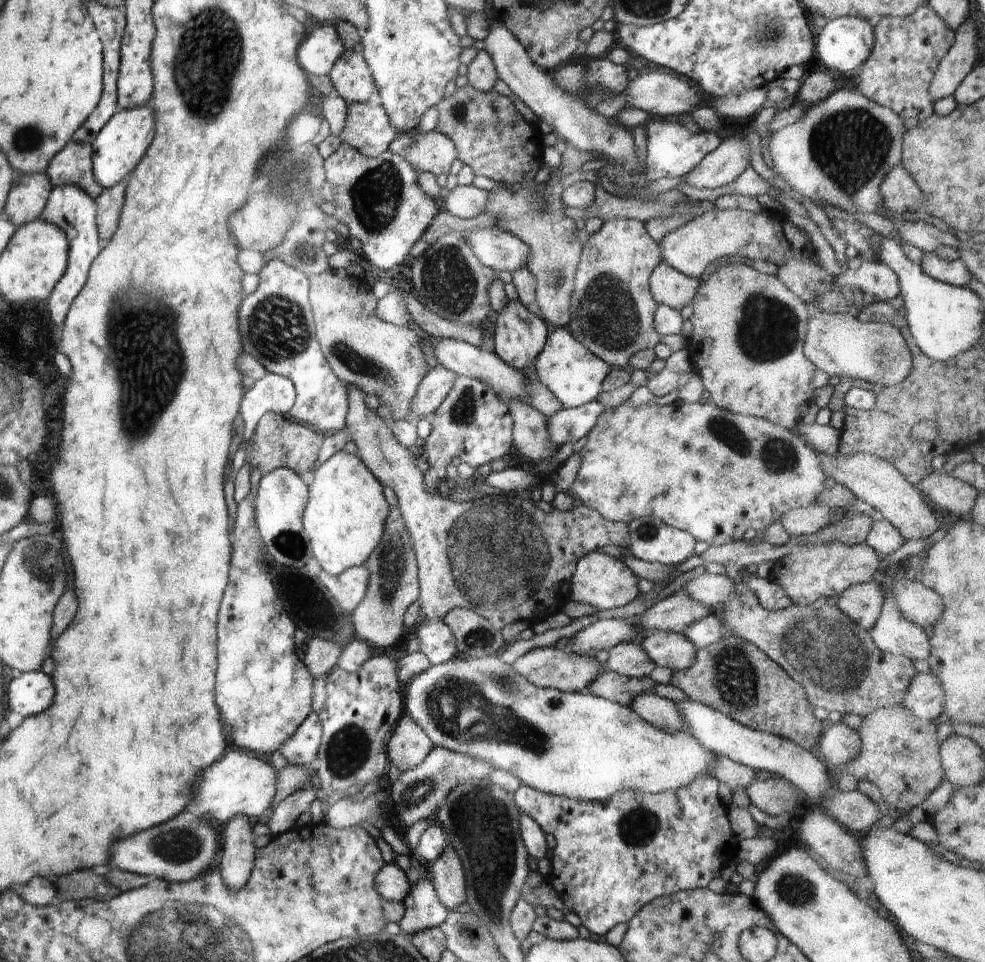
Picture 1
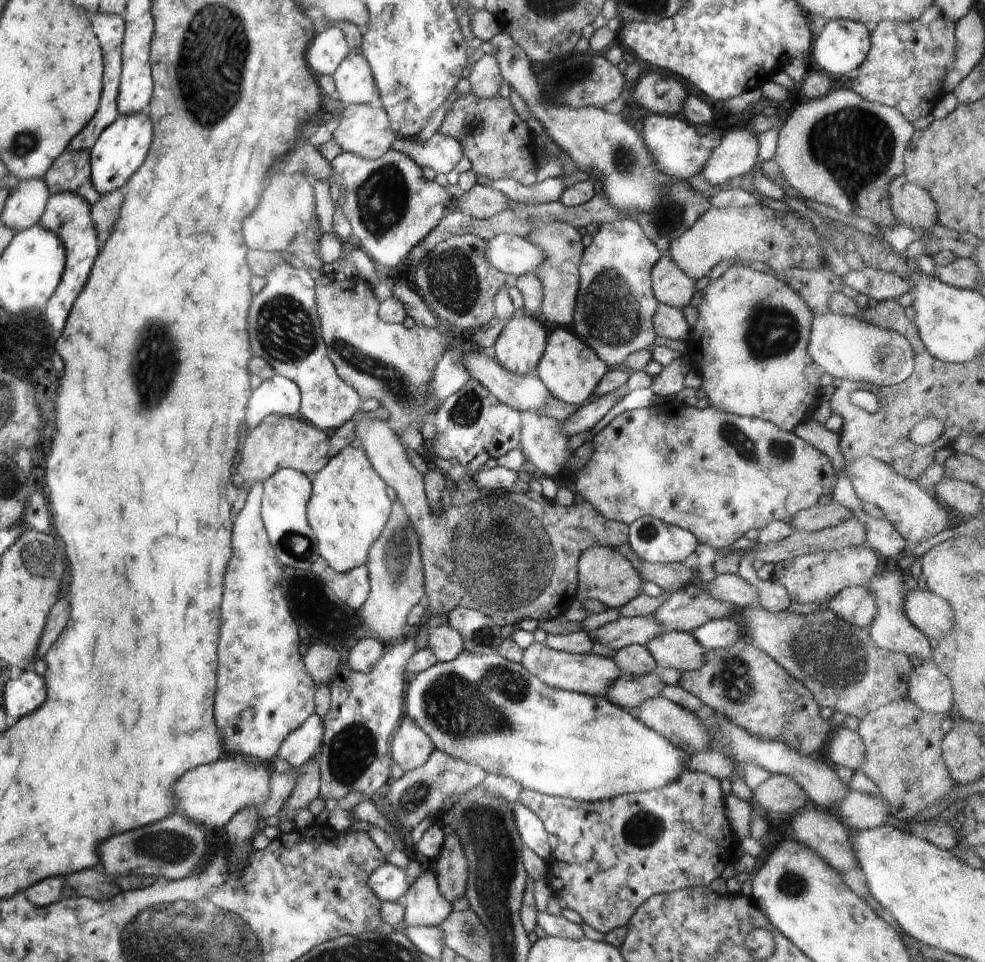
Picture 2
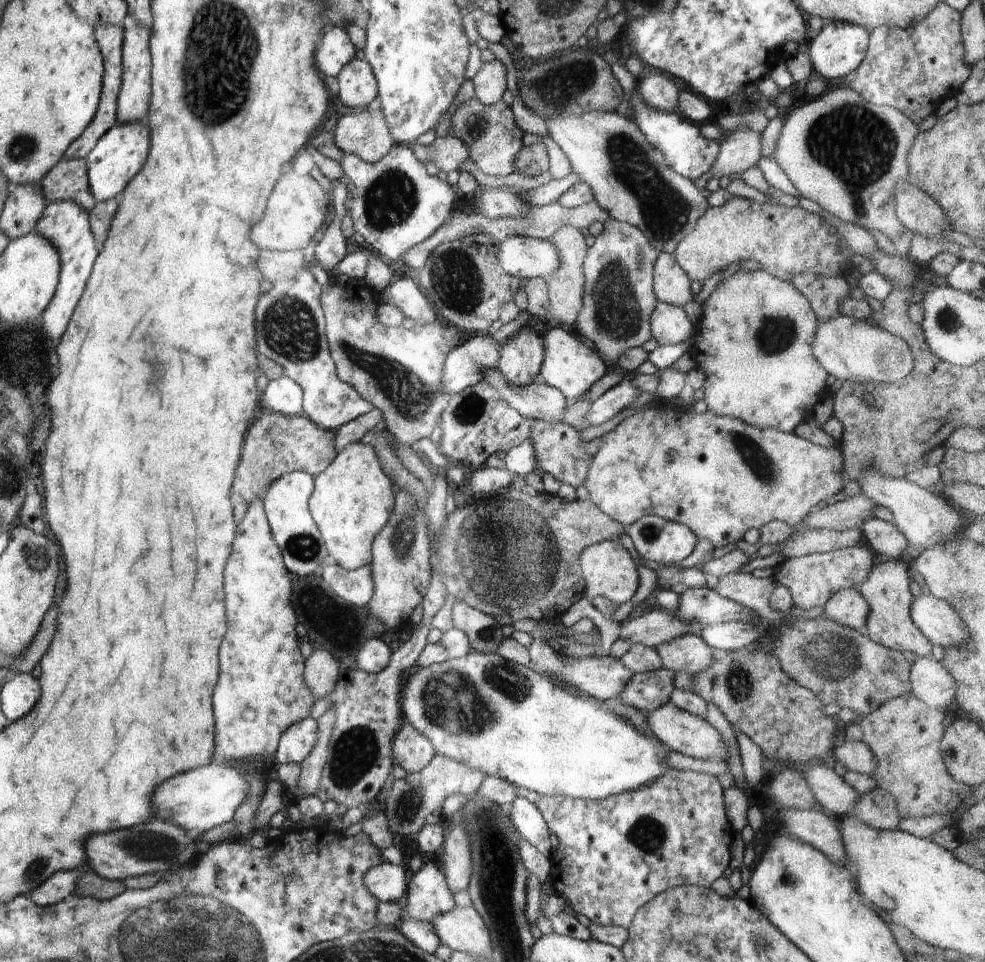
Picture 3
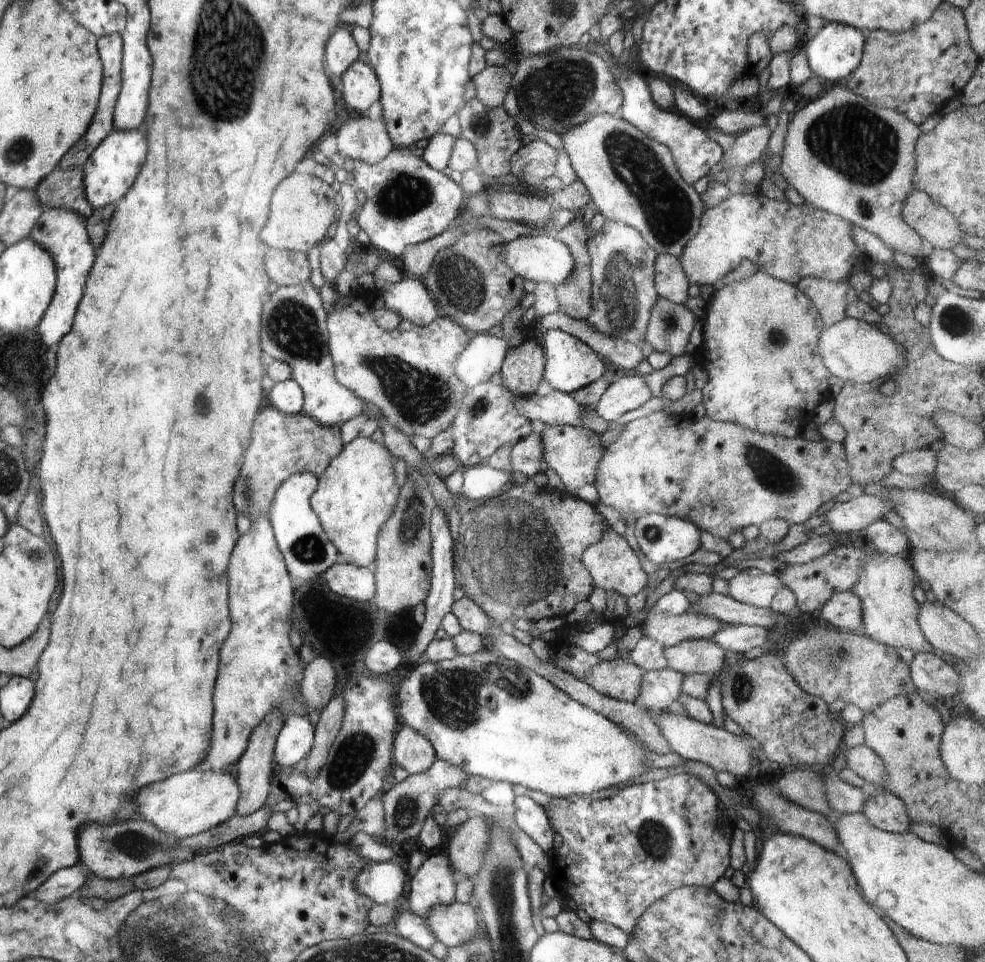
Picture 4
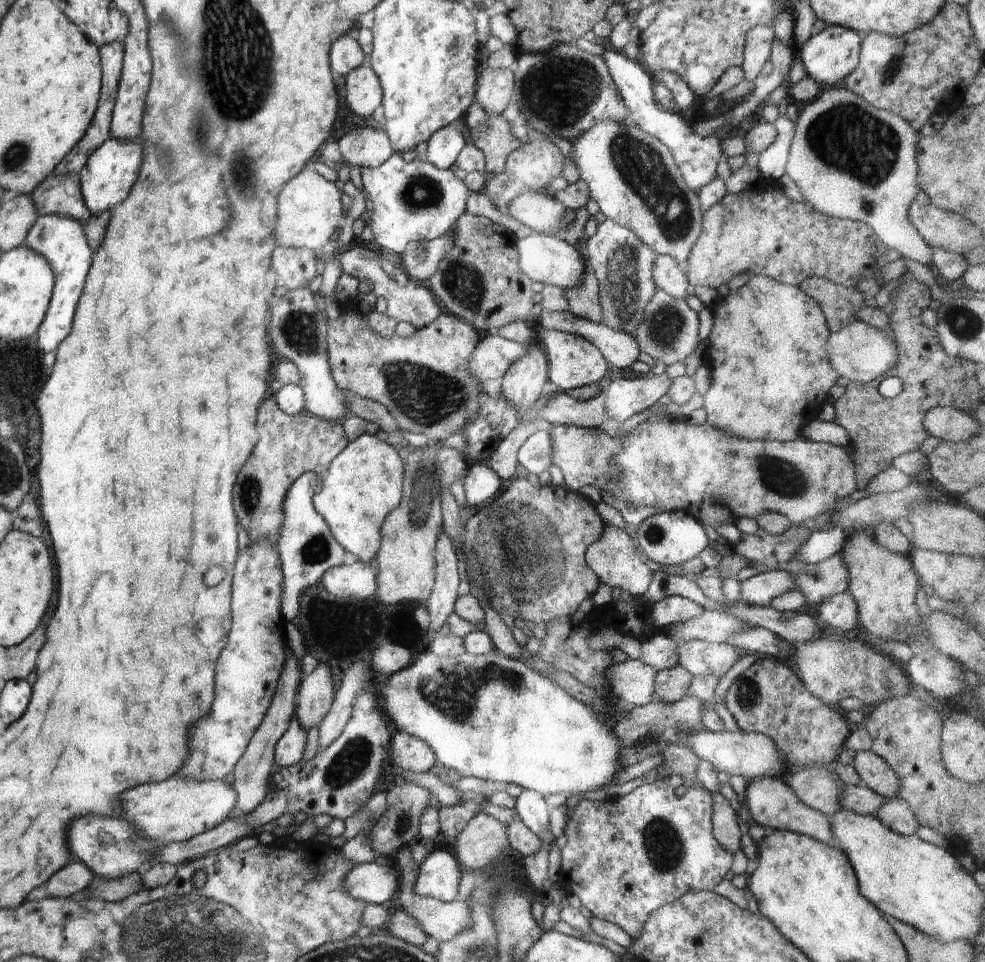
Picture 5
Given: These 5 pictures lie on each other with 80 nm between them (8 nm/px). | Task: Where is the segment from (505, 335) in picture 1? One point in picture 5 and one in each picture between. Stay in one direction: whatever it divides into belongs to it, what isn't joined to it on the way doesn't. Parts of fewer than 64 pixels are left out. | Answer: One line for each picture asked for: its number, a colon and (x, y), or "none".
2: (519, 347)
3: (520, 361)
4: (521, 372)
5: (522, 383)

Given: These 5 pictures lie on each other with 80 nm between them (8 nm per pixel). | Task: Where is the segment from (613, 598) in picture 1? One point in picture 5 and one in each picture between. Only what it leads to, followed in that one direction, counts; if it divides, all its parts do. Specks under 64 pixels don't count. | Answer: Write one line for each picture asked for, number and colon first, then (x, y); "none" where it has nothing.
2: (604, 574)
3: (608, 570)
4: (612, 564)
5: (613, 558)

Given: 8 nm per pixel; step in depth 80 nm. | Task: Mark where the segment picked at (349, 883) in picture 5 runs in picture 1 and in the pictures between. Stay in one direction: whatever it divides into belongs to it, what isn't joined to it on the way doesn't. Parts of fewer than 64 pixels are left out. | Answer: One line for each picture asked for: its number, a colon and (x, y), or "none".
1: (391, 883)
2: (388, 882)
3: (387, 882)
4: (383, 882)

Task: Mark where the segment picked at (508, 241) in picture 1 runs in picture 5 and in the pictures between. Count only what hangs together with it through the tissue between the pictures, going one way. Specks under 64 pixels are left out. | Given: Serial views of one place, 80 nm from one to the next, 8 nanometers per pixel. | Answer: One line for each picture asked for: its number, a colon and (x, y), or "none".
2: (510, 254)
3: (525, 258)
4: (536, 258)
5: (544, 259)

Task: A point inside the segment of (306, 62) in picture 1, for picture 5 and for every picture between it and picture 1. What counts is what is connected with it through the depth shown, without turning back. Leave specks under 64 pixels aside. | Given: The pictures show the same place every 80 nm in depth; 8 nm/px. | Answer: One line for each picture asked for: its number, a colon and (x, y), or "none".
2: (327, 49)
3: (335, 50)
4: (341, 51)
5: (346, 55)

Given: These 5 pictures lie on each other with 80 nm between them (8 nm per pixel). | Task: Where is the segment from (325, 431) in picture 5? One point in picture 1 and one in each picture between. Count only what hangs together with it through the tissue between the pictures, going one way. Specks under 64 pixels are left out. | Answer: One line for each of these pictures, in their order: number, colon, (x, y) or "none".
1: (278, 442)
2: (280, 441)
3: (275, 444)
4: (283, 445)

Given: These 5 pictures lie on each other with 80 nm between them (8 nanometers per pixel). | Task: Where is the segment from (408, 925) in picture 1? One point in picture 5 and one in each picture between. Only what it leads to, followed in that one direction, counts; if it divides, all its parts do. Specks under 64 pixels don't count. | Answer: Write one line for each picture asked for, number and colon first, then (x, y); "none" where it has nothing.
2: (425, 906)
3: (428, 894)
4: (433, 884)
5: (438, 877)

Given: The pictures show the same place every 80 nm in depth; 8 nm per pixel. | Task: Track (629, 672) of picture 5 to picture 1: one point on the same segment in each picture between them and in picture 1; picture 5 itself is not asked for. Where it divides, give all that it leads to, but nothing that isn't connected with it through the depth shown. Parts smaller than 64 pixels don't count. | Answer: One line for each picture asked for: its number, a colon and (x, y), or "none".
1: (550, 667)
2: (591, 674)
3: (603, 677)
4: (620, 679)

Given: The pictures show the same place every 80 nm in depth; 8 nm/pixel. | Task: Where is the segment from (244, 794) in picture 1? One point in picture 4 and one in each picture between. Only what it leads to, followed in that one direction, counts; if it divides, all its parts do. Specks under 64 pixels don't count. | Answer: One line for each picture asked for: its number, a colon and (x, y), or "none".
2: (211, 795)
3: (200, 799)
4: (188, 802)

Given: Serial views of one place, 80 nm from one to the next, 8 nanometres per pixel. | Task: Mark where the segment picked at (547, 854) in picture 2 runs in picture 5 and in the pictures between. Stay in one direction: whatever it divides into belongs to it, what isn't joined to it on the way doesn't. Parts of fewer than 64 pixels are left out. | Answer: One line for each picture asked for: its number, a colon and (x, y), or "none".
3: (532, 827)
4: (532, 817)
5: (532, 809)

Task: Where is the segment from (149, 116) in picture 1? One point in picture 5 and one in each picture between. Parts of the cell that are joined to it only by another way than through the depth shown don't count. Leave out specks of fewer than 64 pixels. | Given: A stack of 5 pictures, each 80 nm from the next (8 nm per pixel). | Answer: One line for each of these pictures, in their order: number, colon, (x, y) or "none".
2: (120, 150)
3: (120, 154)
4: (112, 168)
5: (110, 171)

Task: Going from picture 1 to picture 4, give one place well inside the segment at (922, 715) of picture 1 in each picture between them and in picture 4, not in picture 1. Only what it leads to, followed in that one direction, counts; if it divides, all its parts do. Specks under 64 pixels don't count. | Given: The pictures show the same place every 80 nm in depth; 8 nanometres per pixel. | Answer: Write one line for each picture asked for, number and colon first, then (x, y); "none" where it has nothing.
2: (929, 690)
3: (931, 683)
4: (929, 673)

